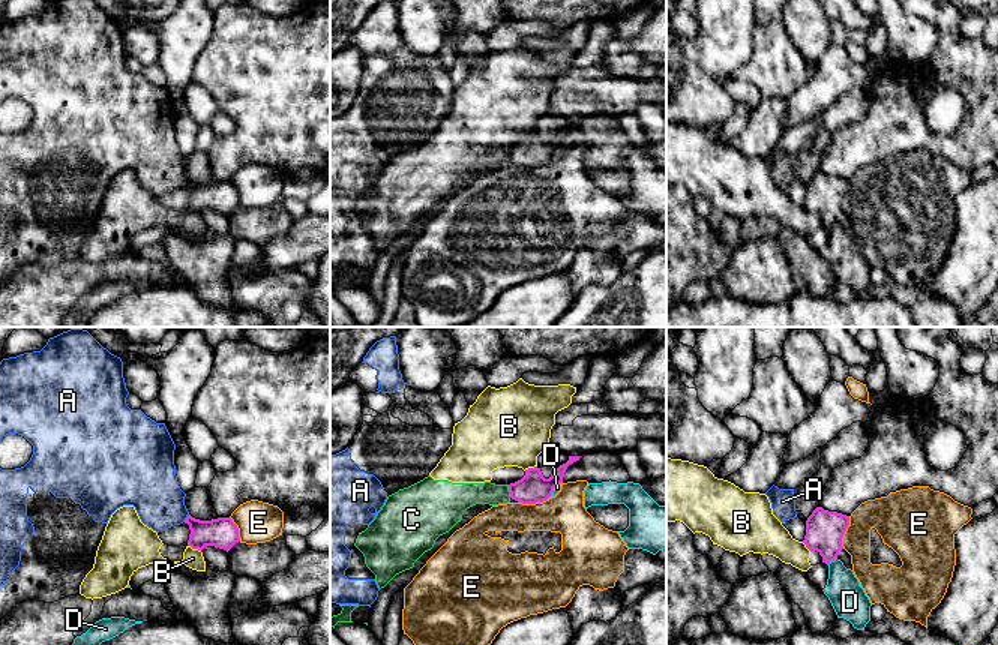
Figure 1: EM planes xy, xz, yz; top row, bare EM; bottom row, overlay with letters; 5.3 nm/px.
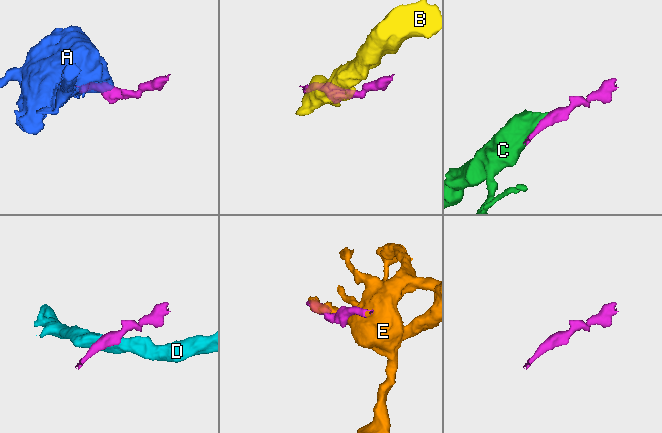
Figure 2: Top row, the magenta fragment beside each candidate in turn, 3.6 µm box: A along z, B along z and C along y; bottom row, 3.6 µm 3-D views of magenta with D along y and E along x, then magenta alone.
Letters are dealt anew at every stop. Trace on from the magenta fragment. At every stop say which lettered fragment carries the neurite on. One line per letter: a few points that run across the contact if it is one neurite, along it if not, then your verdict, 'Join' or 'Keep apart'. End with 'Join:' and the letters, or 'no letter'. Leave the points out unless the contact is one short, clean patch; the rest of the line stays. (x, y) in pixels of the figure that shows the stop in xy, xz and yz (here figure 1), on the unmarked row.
A: Keep apart
B: Line: xy (188, 209), (200, 215). Keep apart
C: Line: xz (508, 149), (511, 161). Keep apart
D: Line: yz (836, 221), (827, 228). Keep apart
E: Keep apart
Join: no letter

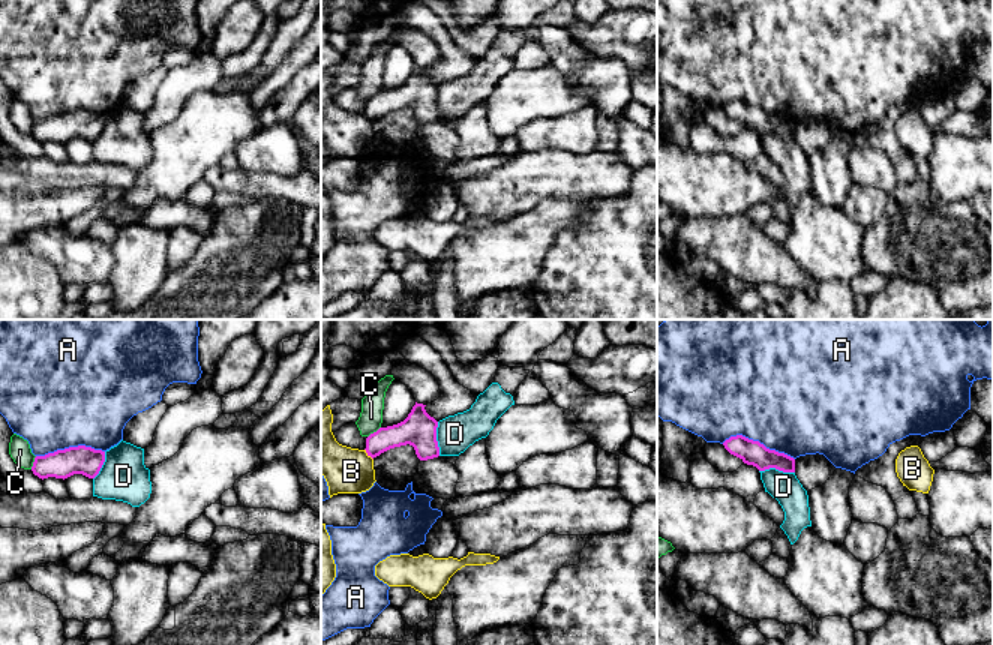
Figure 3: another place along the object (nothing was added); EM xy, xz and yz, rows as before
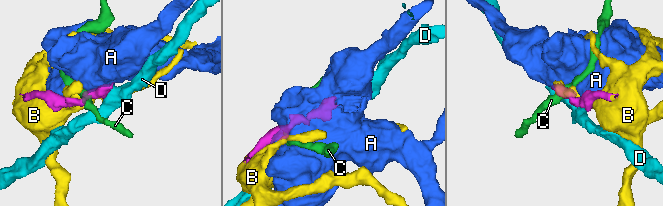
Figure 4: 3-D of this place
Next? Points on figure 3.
A: Keep apart
B: Keep apart
C: Line: xy (36, 120), (30, 132). Keep apart
D: Line: yz (759, 134), (777, 132), (794, 137). Keep apart
Join: no letter

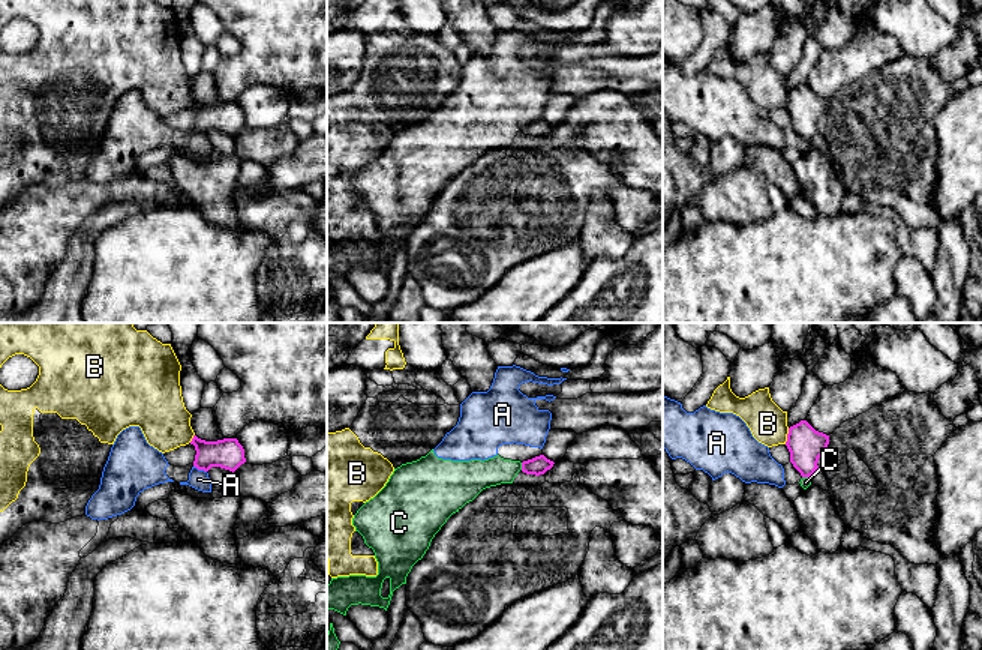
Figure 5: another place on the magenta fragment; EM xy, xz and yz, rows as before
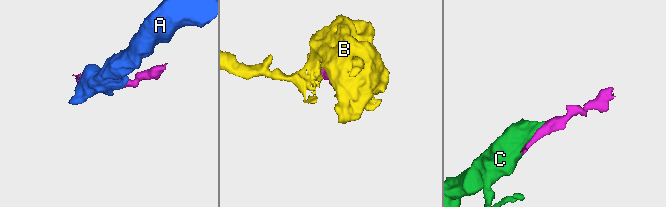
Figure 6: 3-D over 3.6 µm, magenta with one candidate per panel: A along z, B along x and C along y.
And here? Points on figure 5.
A: Line: xy (194, 129), (206, 135). Keep apart
B: Keep apart
C: Line: xz (520, 126), (522, 132). Keep apart
Join: no letter

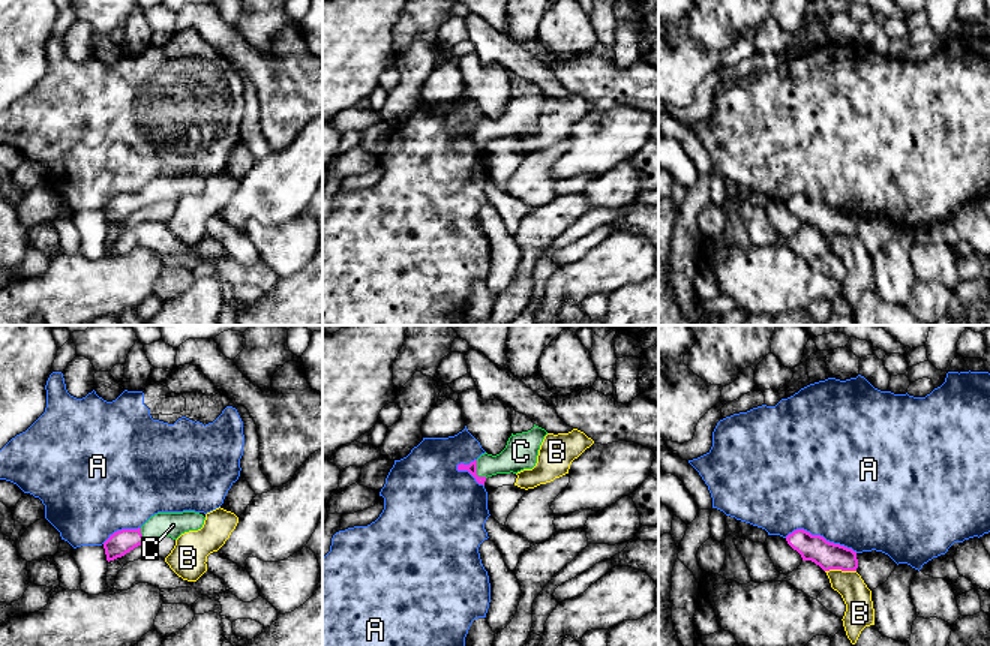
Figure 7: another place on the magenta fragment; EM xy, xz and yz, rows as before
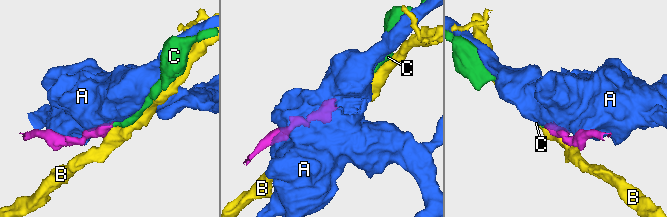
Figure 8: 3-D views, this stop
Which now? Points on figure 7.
A: Keep apart
B: Line: yz (855, 234), (825, 236). Keep apart
C: Line: xz (471, 132), (476, 137), (518, 119). Join
Join: C

